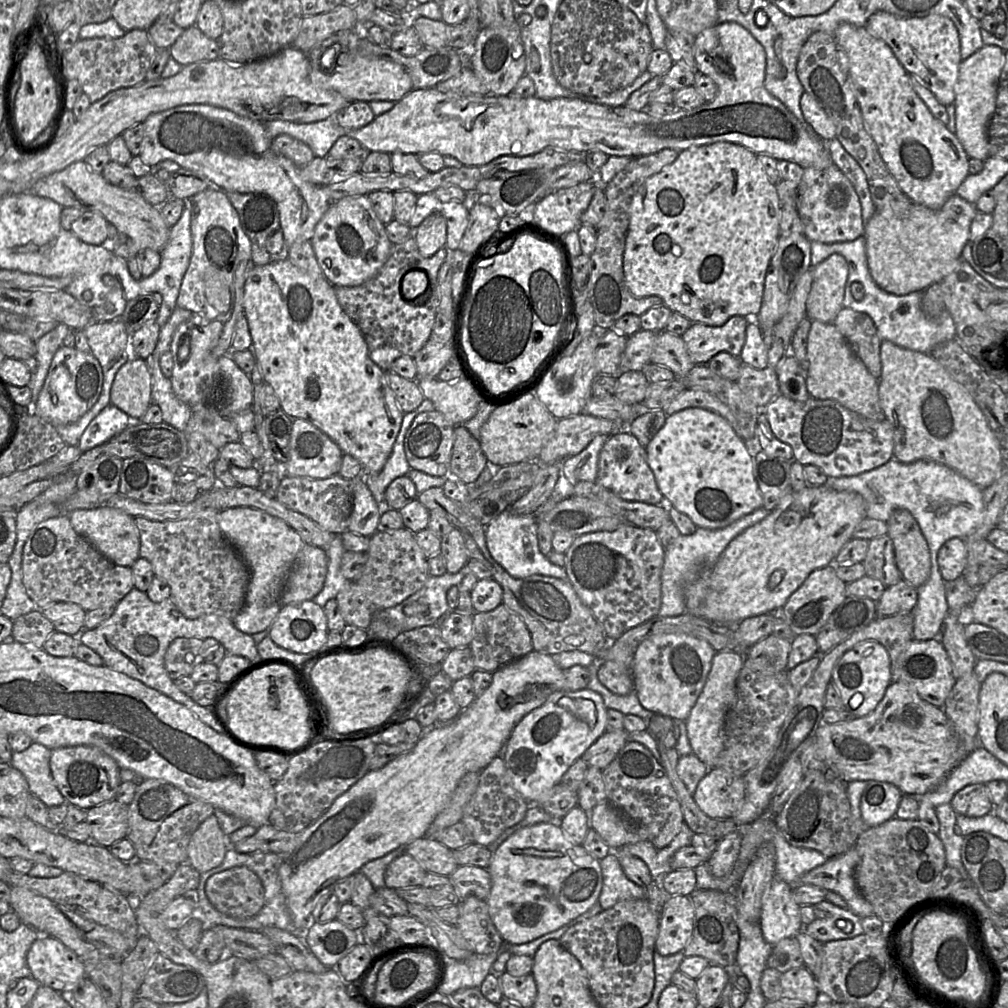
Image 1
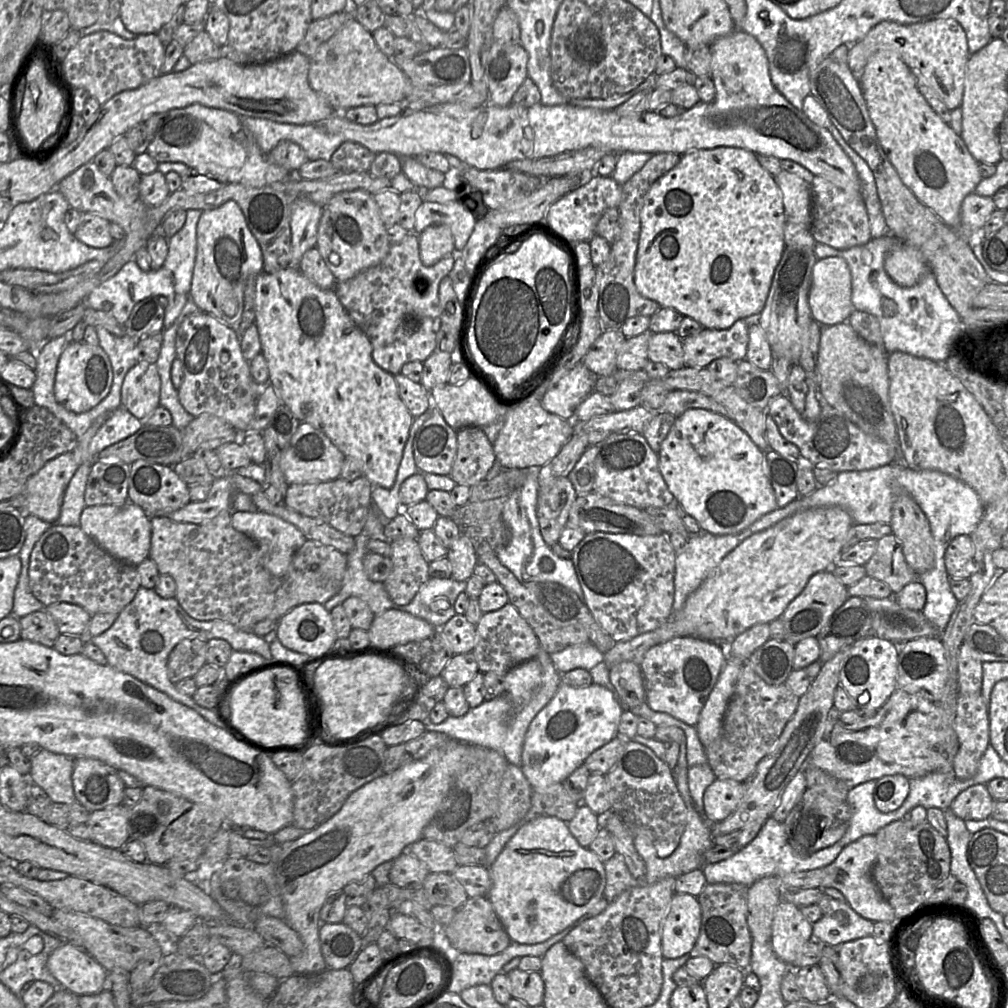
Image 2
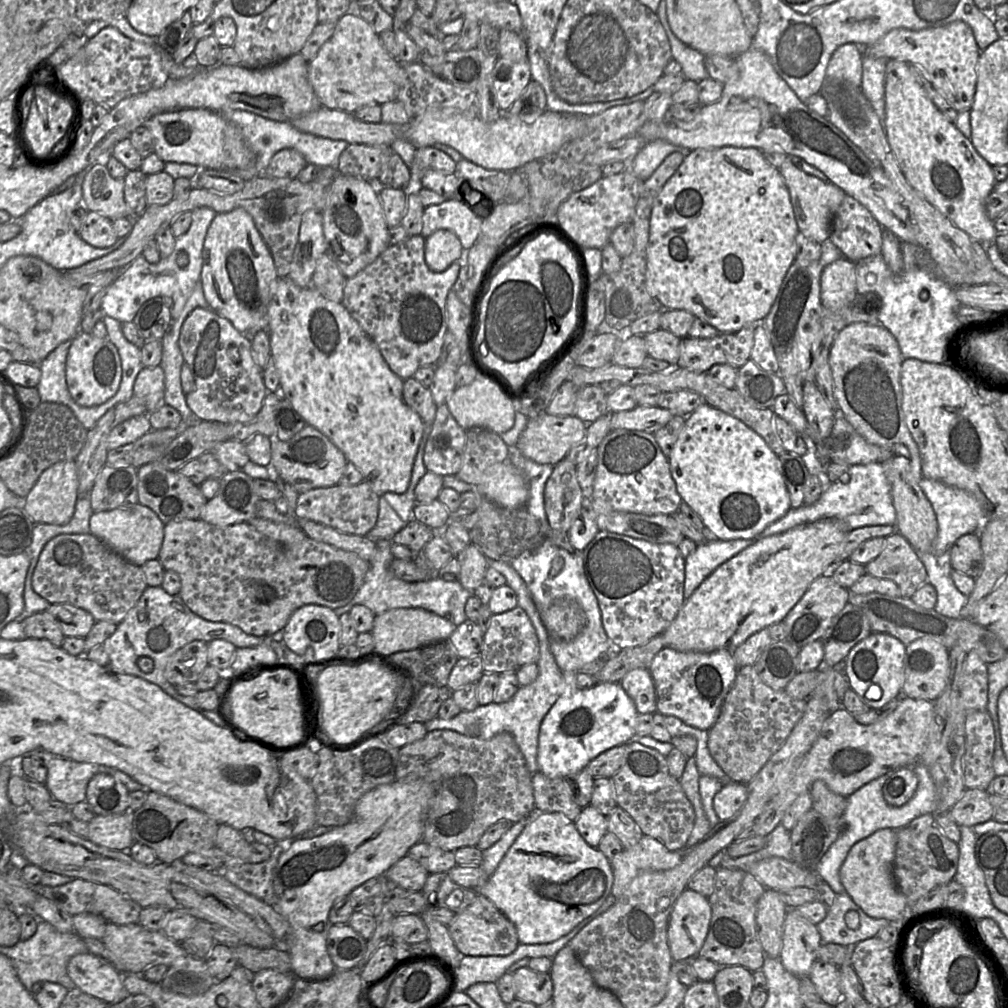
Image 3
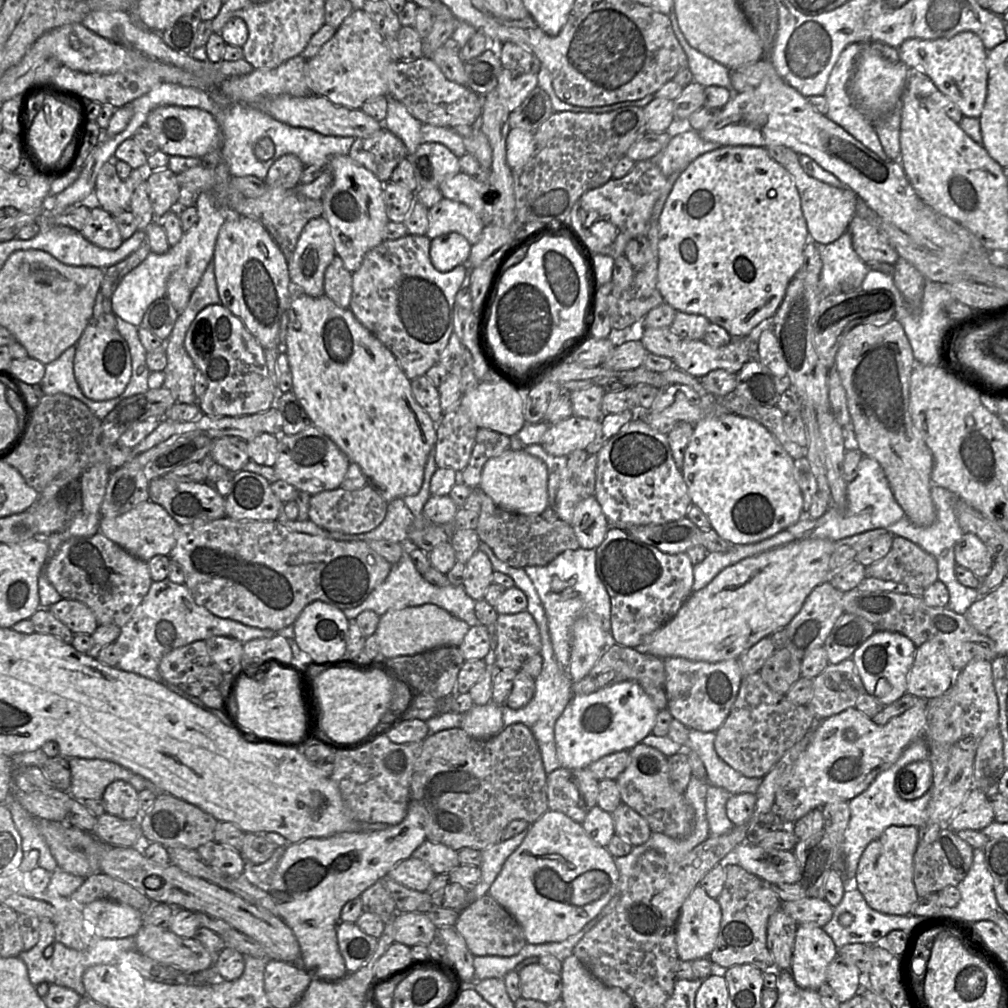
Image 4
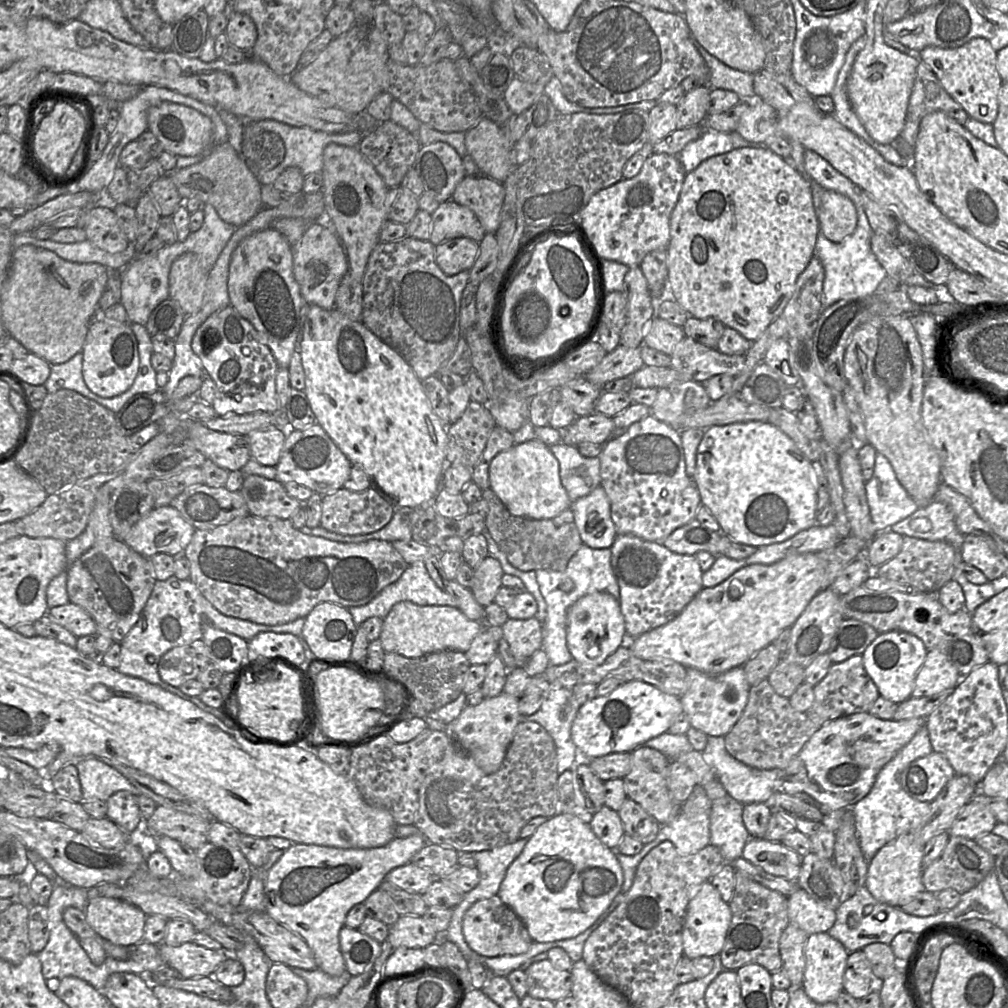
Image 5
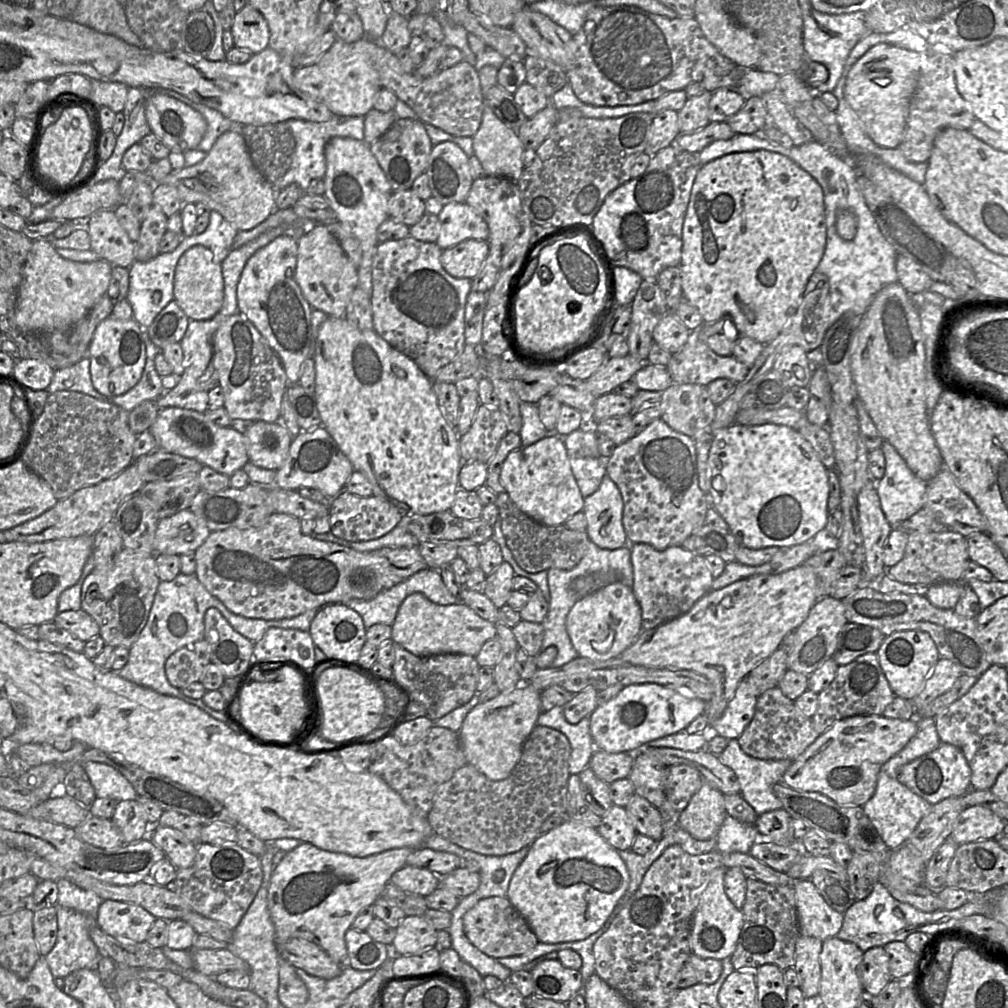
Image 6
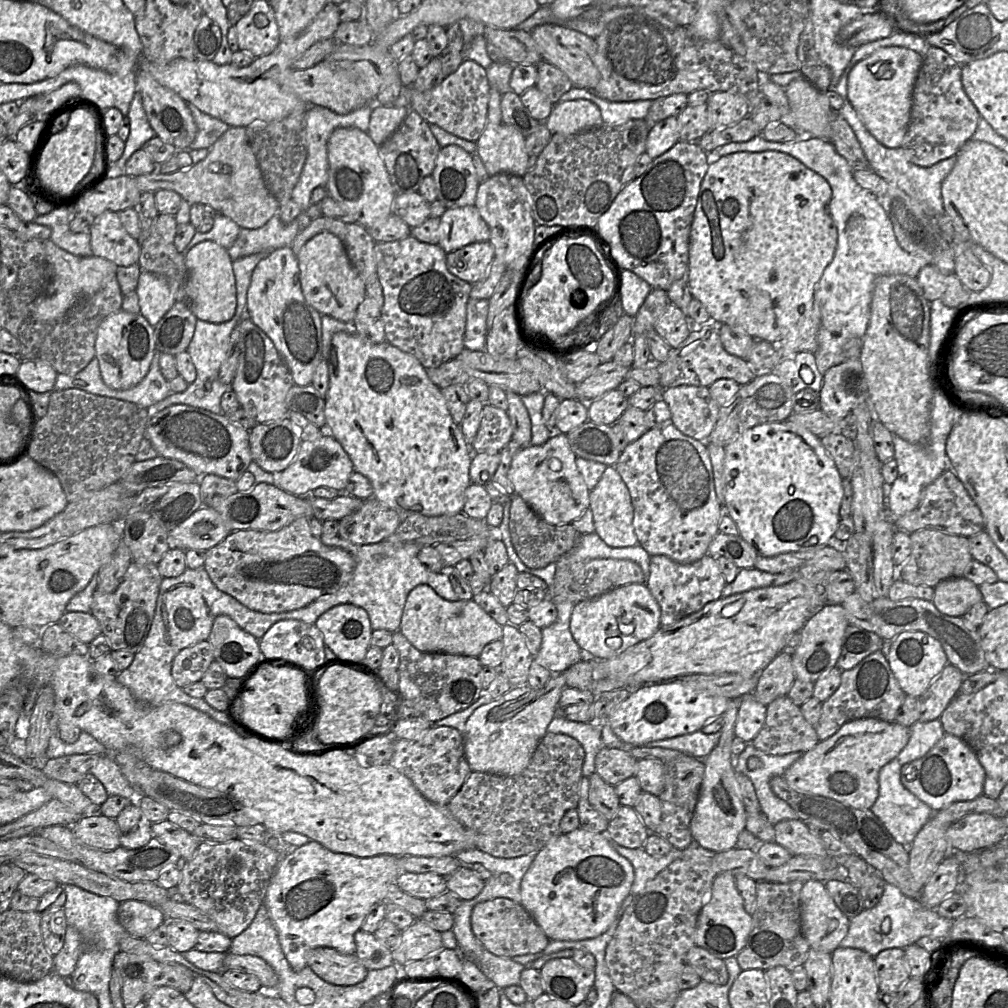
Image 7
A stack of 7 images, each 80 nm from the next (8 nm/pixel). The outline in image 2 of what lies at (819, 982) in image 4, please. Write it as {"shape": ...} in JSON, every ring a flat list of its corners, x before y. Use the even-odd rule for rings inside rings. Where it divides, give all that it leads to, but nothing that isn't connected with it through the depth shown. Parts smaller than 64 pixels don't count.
{"shape":[[783,899,775,910,772,923,770,946,773,952,790,966,800,949,812,940,812,926,799,907]]}

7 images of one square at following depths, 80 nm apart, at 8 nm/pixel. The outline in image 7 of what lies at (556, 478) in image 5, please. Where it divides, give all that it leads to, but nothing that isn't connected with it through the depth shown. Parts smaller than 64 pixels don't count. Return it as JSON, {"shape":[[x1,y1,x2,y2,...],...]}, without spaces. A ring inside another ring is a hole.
{"shape":[[559,434,543,445,521,448,513,456,507,476,514,492,547,523,572,524,589,509,591,492,576,466,576,458,567,436]]}

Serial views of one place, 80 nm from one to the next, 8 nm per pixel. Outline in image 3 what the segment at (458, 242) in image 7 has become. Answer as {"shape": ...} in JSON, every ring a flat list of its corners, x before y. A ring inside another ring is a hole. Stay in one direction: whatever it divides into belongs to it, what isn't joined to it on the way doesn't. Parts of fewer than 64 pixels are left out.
{"shape":[[447,199,424,208,421,236,428,237,439,229,452,231,464,250,469,250,481,233,483,215,477,216,463,199]]}

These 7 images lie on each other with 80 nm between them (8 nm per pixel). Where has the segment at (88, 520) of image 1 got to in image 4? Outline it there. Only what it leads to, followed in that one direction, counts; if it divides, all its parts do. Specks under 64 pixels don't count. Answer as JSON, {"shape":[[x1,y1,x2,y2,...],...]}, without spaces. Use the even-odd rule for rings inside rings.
{"shape":[[145,501,116,517,101,517,99,532,124,550,145,562,155,555,169,555,176,543,175,530,180,526,159,504]]}

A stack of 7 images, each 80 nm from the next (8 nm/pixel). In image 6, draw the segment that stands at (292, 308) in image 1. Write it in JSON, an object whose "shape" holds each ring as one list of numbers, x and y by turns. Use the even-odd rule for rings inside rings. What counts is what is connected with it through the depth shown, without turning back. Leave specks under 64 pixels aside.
{"shape":[[328,317,320,324,316,331,315,351,312,359,315,370,314,395,322,421,321,426,331,435,340,450,351,462,354,470,366,476,372,484,373,494,393,504,403,515,425,515,449,511,459,489,459,471,465,462,462,461,459,453,460,435,444,419,438,406,437,397,432,389,432,380,419,369,413,360,390,346,373,330,360,330,345,318]]}

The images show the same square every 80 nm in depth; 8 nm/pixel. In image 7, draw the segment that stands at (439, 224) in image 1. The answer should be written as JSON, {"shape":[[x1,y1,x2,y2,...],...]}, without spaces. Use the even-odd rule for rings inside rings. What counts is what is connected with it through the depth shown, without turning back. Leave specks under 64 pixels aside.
{"shape":[[489,241,468,244,446,254,447,269,458,278,474,284,485,278,495,249]]}

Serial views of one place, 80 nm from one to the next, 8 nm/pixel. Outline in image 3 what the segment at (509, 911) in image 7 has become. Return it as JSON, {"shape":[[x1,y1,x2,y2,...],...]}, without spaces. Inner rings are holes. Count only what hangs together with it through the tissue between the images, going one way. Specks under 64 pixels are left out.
{"shape":[[479,894,448,926,457,949,466,956,505,956,520,944,515,925,485,896]]}

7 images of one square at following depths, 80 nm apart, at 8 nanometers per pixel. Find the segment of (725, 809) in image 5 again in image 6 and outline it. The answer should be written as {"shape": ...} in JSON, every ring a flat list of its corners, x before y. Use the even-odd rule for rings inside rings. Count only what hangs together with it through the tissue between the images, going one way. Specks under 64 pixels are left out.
{"shape":[[727,816,716,834,716,847,721,854,739,852,747,854,761,835,754,825,739,822]]}

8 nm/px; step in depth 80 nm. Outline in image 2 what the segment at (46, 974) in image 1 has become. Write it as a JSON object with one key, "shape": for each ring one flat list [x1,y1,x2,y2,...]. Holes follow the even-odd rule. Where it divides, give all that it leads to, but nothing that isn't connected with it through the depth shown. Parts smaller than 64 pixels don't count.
{"shape":[[64,942,54,950,47,967,62,989,78,996,98,994,107,989,108,972,72,943]]}

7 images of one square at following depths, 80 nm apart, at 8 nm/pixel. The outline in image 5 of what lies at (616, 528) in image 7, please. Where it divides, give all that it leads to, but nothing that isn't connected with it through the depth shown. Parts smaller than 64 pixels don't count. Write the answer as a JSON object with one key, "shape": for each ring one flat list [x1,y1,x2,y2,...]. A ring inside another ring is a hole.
{"shape":[[601,486,570,507,581,540,593,549,610,548,618,534,611,519,609,498]]}

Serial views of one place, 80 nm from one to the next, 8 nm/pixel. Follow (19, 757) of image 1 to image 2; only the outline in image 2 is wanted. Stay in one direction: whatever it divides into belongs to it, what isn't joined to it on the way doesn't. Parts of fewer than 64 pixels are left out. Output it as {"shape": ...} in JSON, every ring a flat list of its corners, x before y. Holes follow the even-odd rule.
{"shape":[[41,749,31,758,28,779,41,787,53,803,71,805,76,801,73,769,73,758]]}

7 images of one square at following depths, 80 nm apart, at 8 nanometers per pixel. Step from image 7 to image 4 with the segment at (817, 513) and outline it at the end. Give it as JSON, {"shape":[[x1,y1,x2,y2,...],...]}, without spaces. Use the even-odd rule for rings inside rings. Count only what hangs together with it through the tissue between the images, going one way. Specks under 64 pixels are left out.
{"shape":[[711,413,694,425,685,448,680,472,693,505,710,521,711,529,735,545,765,540,794,525,803,517,803,496,793,477,793,461,787,451,757,421,734,413]]}

